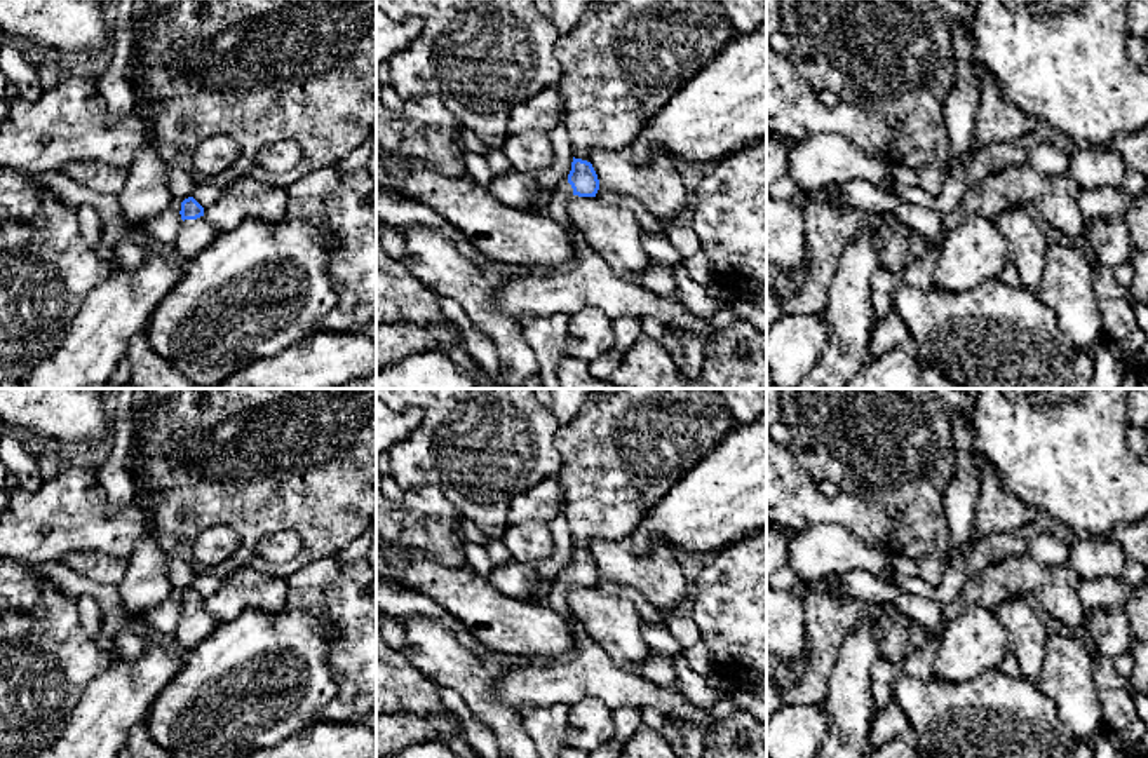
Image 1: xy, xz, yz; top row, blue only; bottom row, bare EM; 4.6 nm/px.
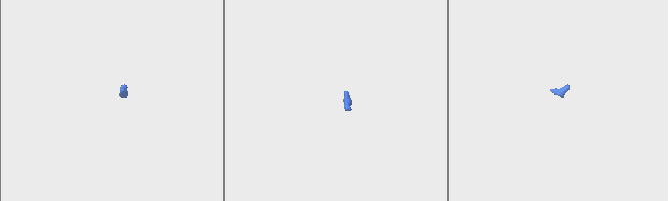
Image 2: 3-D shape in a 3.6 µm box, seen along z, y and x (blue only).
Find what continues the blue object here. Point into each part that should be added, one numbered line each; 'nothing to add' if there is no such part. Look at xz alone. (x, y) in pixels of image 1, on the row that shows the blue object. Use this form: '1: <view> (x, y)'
1: xz (624, 60)
2: xz (591, 283)

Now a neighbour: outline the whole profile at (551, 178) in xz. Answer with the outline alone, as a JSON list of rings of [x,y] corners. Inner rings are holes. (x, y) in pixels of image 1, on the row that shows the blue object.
[[[563,118],[550,131],[547,131],[547,136],[552,143],[554,160],[537,176],[542,190],[540,195],[528,207],[523,207],[524,211],[537,214],[547,214],[552,193],[570,174],[573,162],[573,148]]]

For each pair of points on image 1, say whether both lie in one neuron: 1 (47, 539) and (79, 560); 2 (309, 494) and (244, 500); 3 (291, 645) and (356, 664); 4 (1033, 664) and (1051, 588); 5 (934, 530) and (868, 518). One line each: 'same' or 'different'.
1: different
2: same
3: different
4: different
5: different

